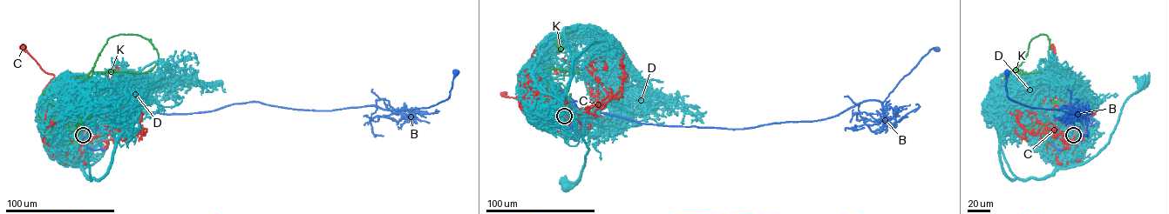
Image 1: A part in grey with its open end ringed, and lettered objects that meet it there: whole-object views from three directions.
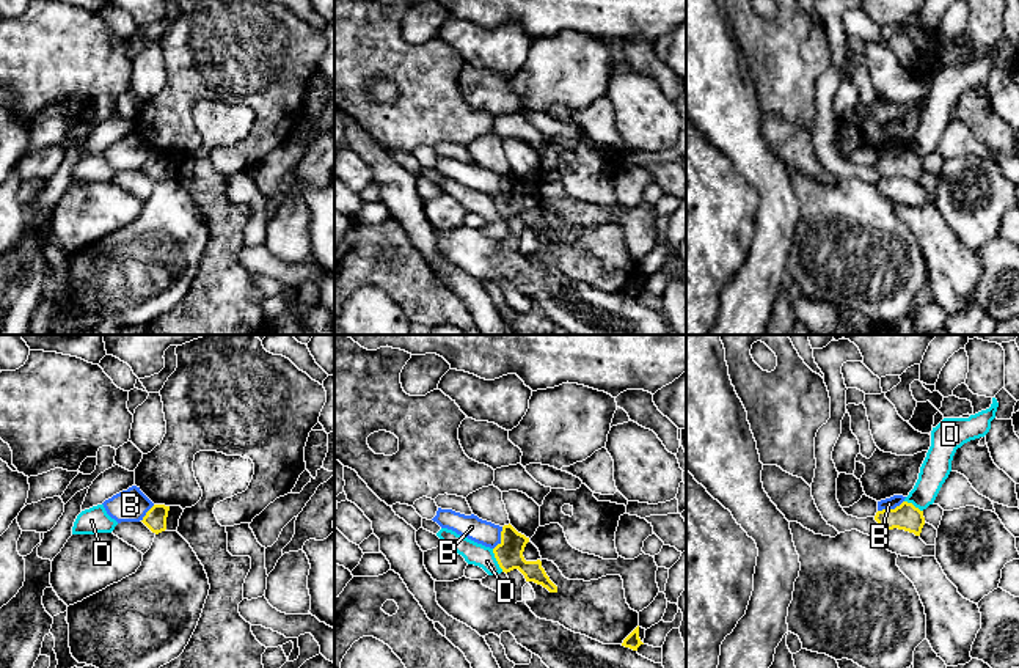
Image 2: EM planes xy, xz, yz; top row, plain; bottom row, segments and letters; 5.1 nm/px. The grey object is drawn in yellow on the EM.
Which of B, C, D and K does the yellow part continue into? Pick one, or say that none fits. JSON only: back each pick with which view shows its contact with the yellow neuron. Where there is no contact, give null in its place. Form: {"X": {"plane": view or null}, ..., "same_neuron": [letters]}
{"C": {"plane": null}, "same_neuron": ["C"]}

